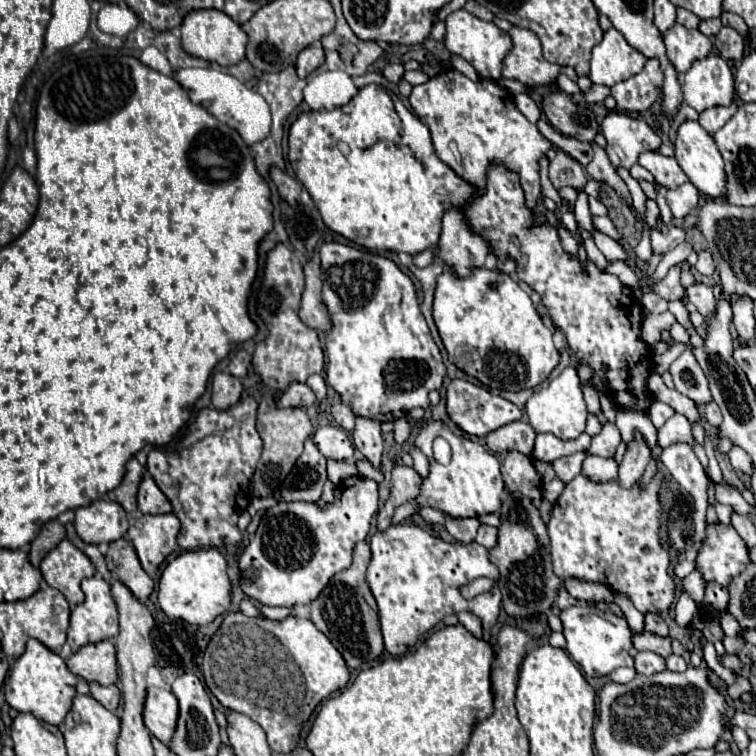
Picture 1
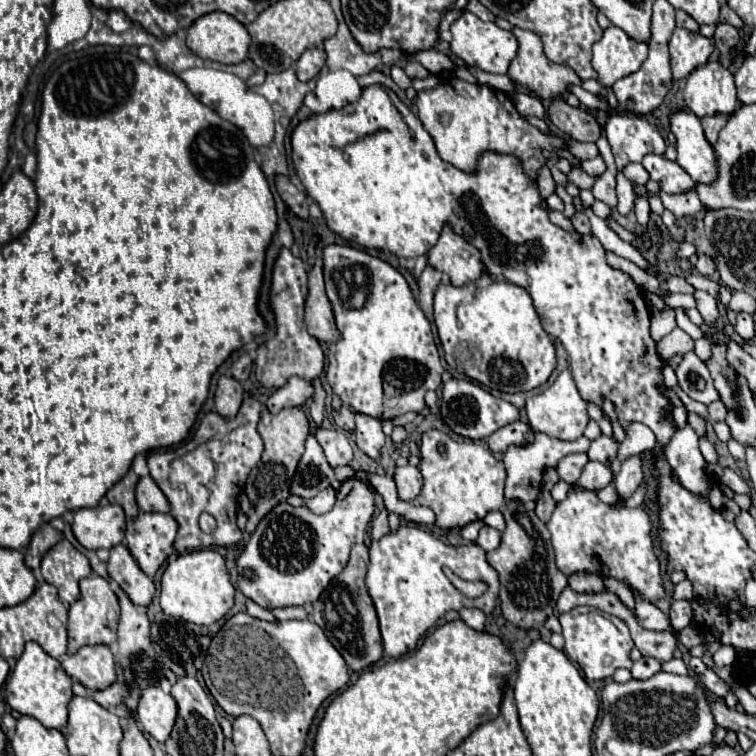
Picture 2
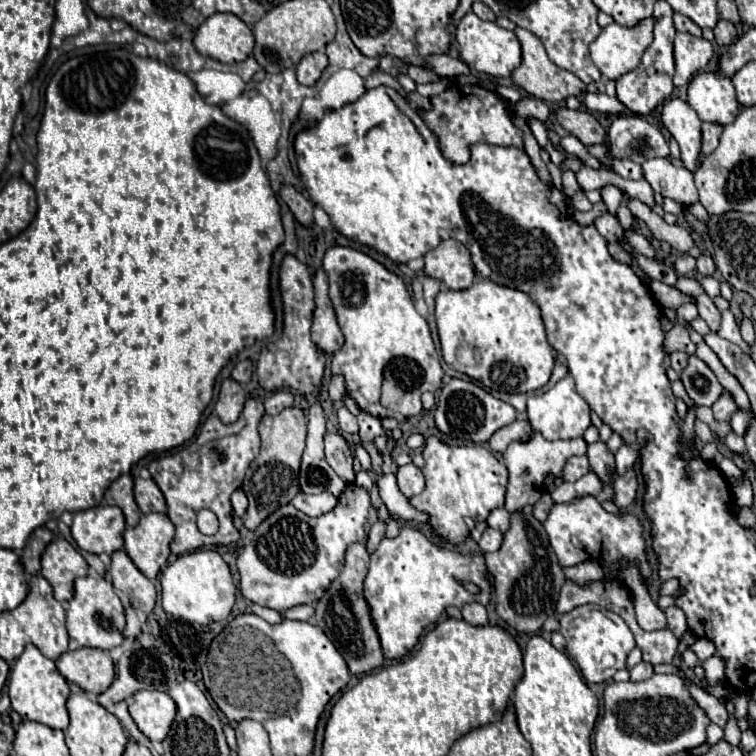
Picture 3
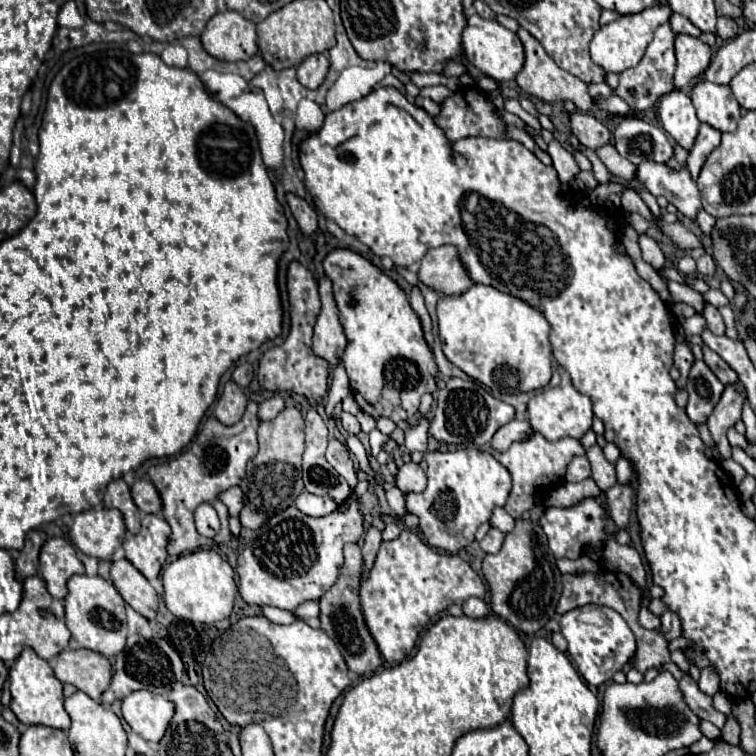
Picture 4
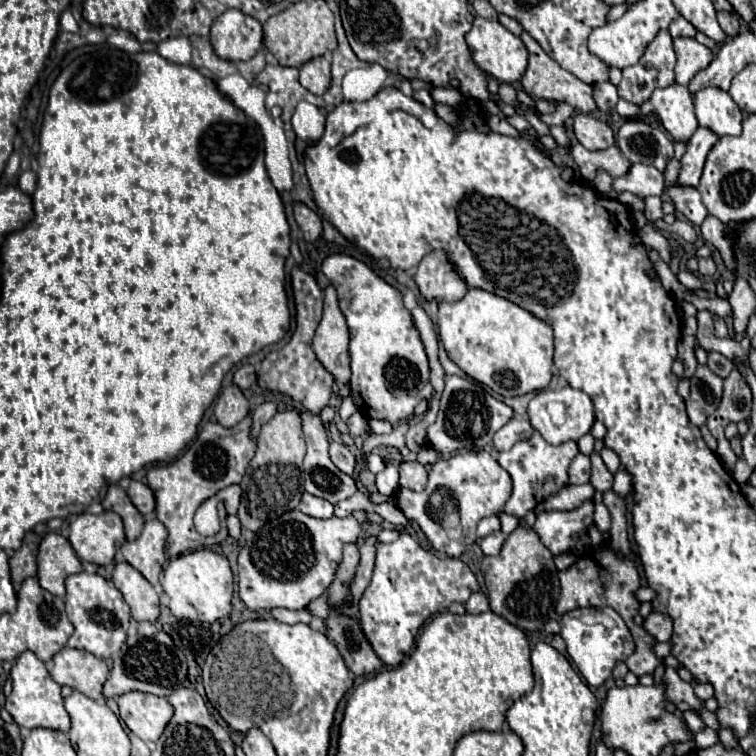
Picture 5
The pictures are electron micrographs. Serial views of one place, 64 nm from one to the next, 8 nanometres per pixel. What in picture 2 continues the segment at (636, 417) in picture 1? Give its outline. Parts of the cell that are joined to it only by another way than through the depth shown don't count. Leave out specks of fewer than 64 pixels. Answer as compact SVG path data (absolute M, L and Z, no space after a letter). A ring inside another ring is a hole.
M630 422L624 432L626 432L626 438L624 438L624 442L620 444L620 450L618 450L620 460L626 460L630 454L642 454L642 452L654 450L656 436L646 424Z

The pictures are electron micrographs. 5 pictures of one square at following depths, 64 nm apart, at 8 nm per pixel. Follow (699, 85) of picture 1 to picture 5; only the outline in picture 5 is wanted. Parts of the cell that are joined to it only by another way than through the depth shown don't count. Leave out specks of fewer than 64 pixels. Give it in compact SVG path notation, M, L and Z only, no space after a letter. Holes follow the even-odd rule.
M702 88L694 94L694 108L698 124L714 130L718 136L742 134L742 110L728 92Z

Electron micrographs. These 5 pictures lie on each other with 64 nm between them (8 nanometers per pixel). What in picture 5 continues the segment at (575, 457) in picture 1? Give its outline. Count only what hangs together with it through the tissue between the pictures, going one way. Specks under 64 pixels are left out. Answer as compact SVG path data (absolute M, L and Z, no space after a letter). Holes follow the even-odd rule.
M578 454L568 468L568 476L570 476L570 484L588 482L590 480L590 458L584 454Z

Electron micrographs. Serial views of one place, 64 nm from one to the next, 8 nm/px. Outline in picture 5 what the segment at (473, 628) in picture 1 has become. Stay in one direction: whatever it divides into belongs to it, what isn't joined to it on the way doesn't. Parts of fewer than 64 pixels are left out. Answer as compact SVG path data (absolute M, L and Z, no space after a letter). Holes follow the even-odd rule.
M478 592L478 594L472 594L464 606L468 614L482 614L488 610L488 598L482 592Z

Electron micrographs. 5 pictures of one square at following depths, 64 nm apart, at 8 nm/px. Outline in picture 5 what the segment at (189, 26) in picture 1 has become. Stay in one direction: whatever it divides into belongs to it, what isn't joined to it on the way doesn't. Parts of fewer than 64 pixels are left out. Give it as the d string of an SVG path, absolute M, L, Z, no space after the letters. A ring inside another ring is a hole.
M226 10L210 26L210 44L224 60L250 60L262 48L262 26L240 10Z

